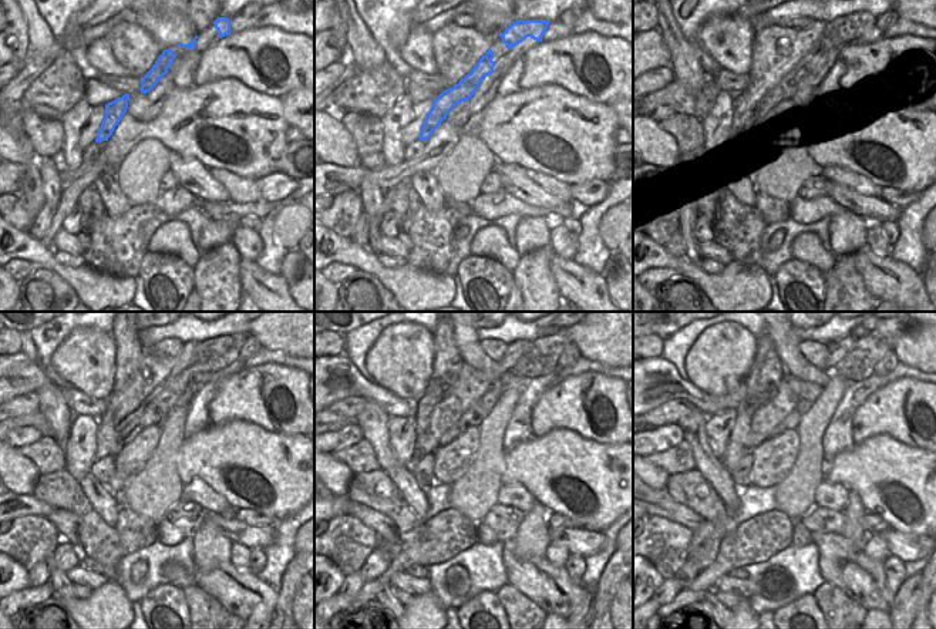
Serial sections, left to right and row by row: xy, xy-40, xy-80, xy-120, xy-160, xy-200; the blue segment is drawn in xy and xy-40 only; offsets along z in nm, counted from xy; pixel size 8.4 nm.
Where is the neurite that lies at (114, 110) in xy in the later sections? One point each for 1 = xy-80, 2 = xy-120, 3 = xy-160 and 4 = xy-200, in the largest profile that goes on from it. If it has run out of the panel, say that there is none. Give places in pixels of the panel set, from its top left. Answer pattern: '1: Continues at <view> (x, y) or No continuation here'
1: Continues at xy-80 (784, 93)
2: Continues at xy-120 (225, 349)
3: Continues at xy-160 (546, 349)
4: Continues at xy-200 (868, 350)

